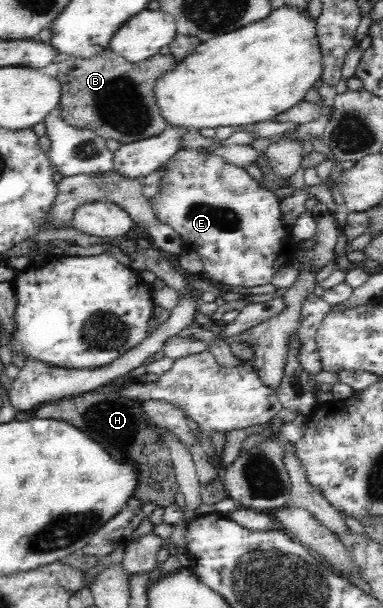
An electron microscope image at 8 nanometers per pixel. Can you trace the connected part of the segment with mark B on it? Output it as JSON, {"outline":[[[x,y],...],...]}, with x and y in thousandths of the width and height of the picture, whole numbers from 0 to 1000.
{"outline":[[[287,79],[272,81],[245,94],[172,94],[149,107],[149,127],[159,137],[157,191],[191,211],[232,212],[274,230],[303,229],[316,237],[402,225],[433,212],[439,201],[428,199],[428,191],[418,189],[418,178],[407,176],[399,148],[413,127],[439,120],[460,107],[457,95],[446,89],[418,87],[376,100],[339,104]]]}

